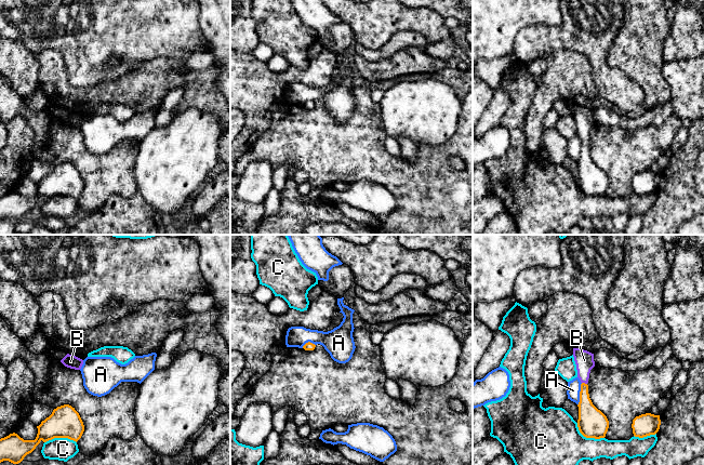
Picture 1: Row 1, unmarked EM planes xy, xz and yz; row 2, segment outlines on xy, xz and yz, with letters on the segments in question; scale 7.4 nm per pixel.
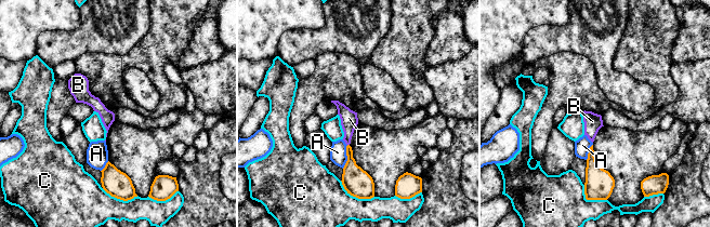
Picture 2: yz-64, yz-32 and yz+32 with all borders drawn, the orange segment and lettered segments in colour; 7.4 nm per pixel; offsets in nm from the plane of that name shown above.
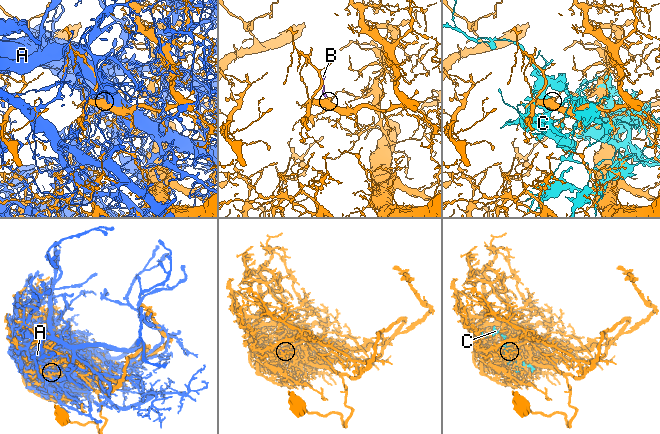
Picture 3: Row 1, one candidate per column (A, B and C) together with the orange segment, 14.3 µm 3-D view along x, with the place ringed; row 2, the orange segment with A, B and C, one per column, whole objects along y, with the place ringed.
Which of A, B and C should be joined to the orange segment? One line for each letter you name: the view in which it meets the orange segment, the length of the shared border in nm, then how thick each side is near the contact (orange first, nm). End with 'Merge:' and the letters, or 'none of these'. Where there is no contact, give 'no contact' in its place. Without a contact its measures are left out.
B: contact in yz; length 40 nm; calibres 160 and 140 nm
Merge: B

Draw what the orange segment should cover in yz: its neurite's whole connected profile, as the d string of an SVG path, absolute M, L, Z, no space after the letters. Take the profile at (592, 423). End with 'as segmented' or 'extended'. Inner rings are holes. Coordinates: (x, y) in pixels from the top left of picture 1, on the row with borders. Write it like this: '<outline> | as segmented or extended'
M573 348L577 377L581 381L579 420L580 433L586 438L605 438L609 428L607 416L592 402L588 394L588 378L590 370L595 367L594 354L582 348Z | extended

